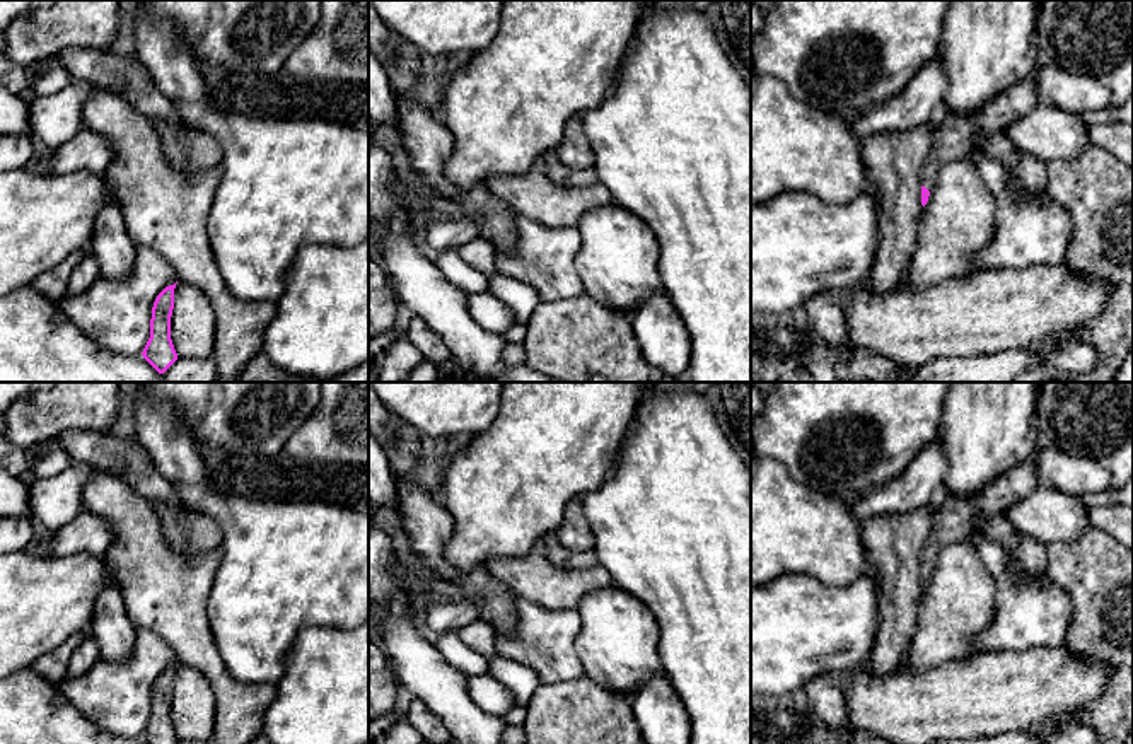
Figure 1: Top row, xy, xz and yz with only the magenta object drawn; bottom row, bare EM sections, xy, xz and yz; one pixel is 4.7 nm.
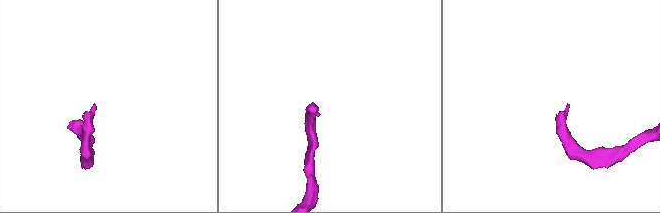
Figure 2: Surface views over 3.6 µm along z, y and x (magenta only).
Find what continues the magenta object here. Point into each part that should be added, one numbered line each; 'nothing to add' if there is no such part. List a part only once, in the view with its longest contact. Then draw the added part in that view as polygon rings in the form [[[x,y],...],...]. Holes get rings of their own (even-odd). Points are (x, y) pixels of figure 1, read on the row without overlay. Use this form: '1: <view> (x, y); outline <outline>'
1: yz (952, 523); outline [[[1031,457],[988,485],[978,497],[957,498],[949,495],[942,507],[933,512],[920,567],[932,573],[940,549],[966,541],[978,515],[1005,510],[1036,490],[1037,483],[1036,462]]]

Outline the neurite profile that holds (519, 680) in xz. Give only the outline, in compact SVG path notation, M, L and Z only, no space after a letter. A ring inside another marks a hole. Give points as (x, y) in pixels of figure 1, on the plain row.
M498 655L488 660L488 671L510 691L514 705L522 708L527 708L541 684L539 676L531 667Z

